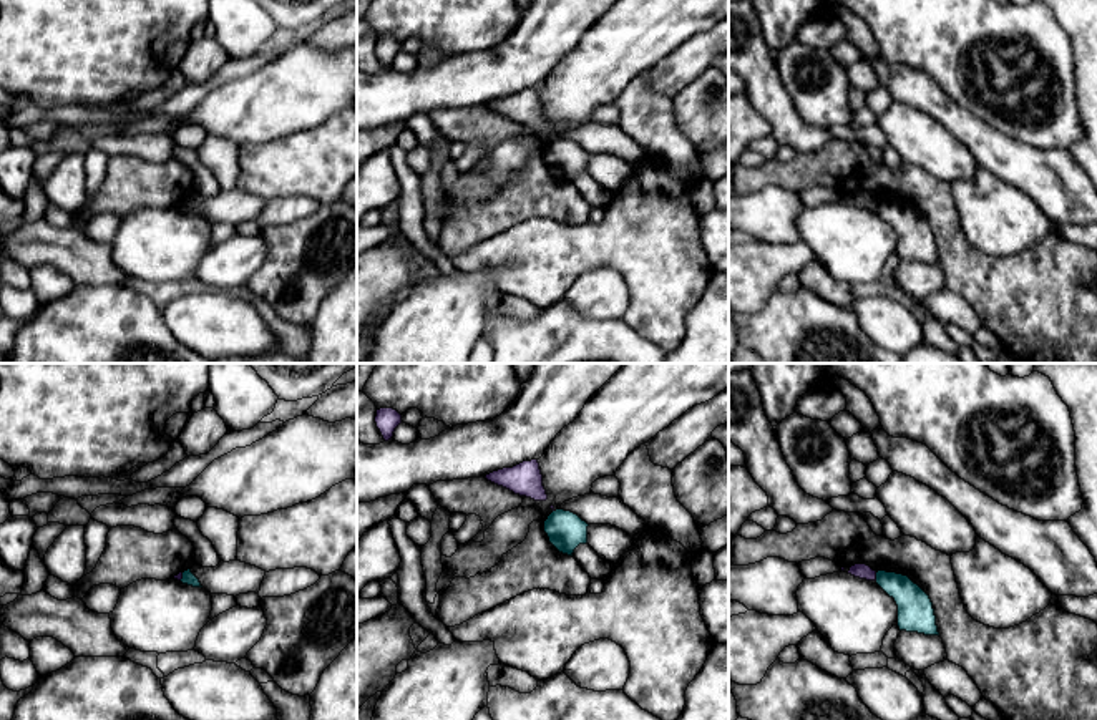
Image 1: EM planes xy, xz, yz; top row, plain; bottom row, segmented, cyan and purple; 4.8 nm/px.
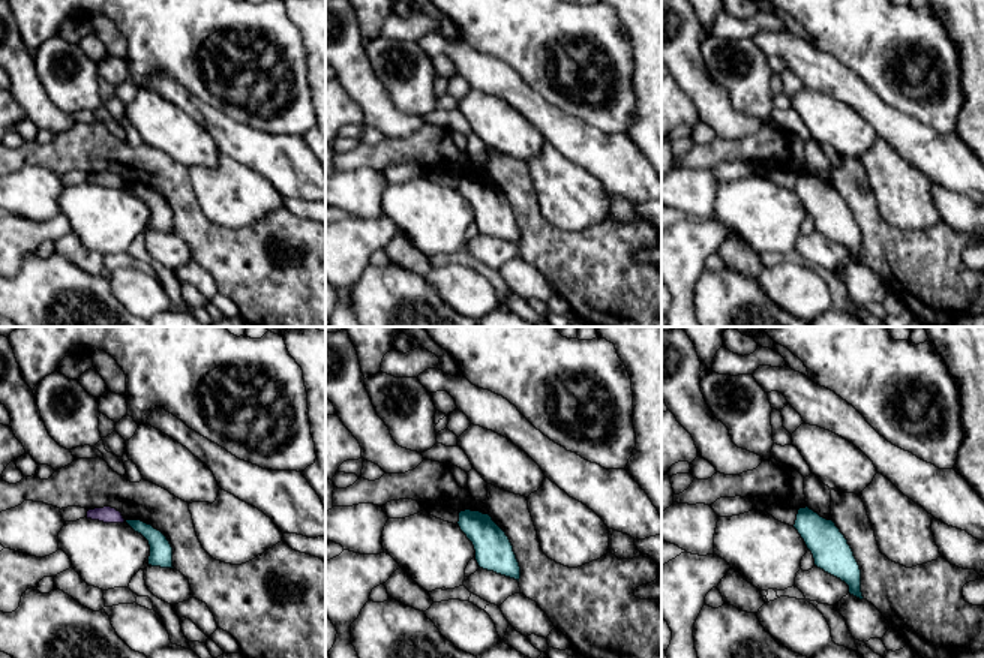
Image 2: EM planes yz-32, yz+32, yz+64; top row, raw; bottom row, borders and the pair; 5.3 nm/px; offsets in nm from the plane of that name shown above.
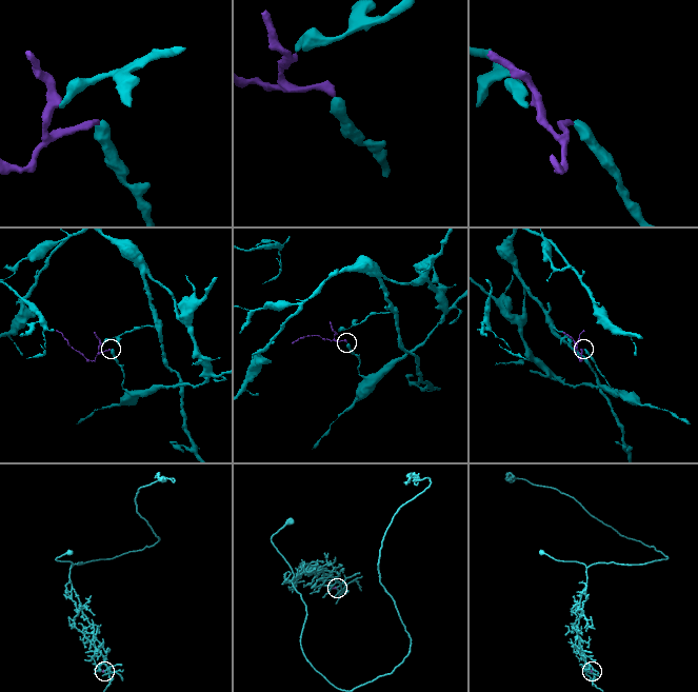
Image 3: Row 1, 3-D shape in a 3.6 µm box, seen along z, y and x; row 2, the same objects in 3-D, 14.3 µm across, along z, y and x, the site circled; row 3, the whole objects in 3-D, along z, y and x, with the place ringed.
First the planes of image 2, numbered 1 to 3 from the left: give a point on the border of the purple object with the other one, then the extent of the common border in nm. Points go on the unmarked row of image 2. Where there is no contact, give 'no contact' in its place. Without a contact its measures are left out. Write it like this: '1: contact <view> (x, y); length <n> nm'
1: no contact
2: no contact
3: no contact

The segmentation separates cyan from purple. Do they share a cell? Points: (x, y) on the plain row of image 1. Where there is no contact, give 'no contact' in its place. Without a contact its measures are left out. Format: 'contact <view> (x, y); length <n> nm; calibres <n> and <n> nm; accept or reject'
contact yz (877, 204); length 40 nm; calibres 180 and 70 nm; reject

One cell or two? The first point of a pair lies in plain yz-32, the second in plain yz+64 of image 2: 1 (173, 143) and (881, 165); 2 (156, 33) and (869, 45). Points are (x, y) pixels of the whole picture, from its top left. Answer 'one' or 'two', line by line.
1: two
2: one

